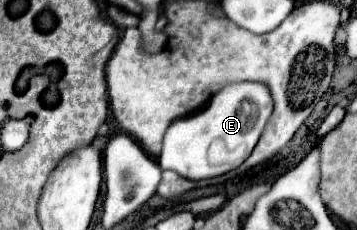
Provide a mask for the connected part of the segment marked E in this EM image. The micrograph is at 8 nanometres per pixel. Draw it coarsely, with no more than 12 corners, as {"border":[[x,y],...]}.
{"border":[[229,84],[167,128],[159,166],[187,180],[249,158],[267,86]]}

